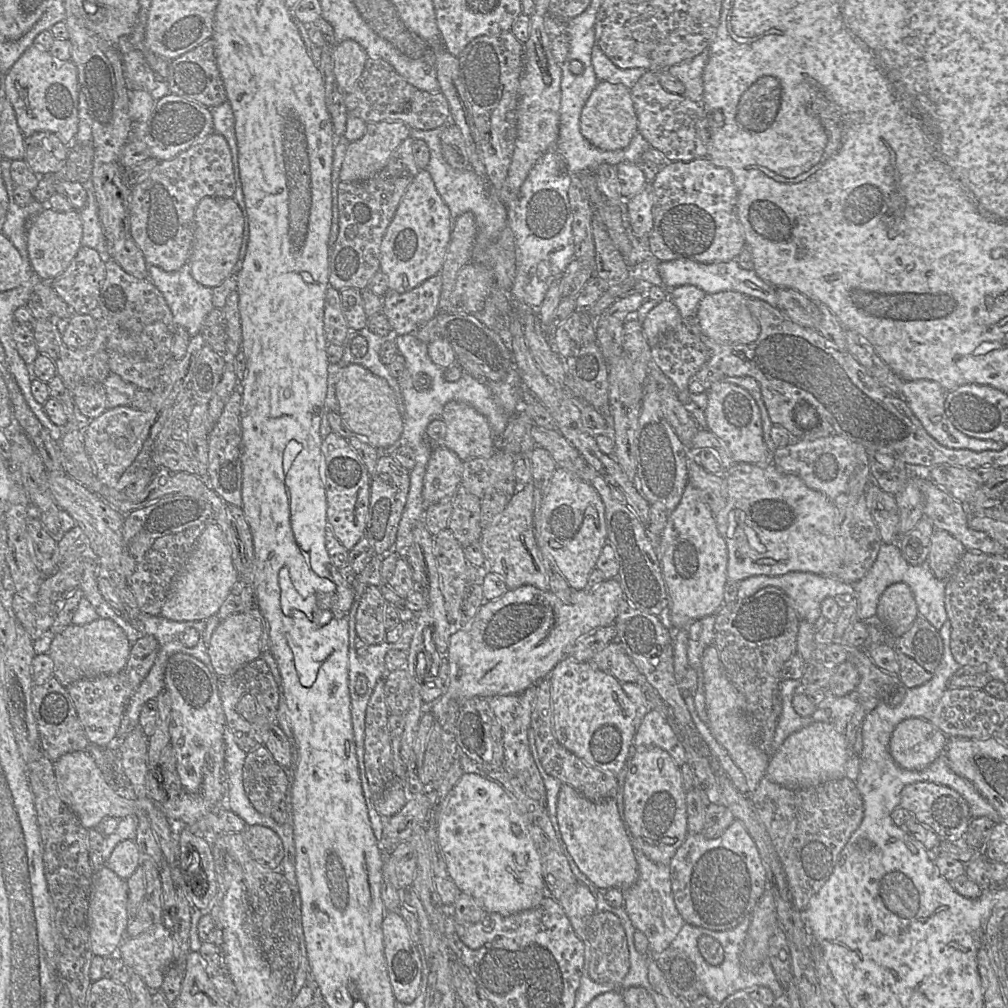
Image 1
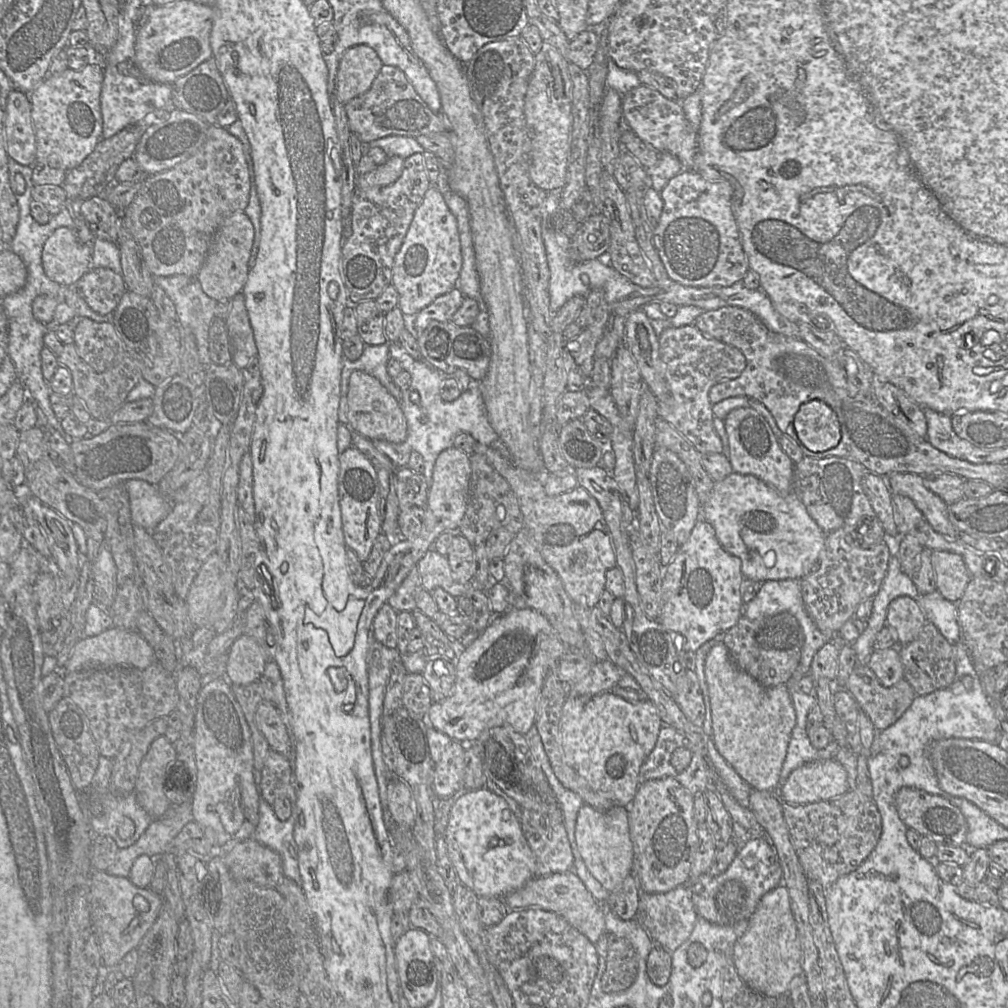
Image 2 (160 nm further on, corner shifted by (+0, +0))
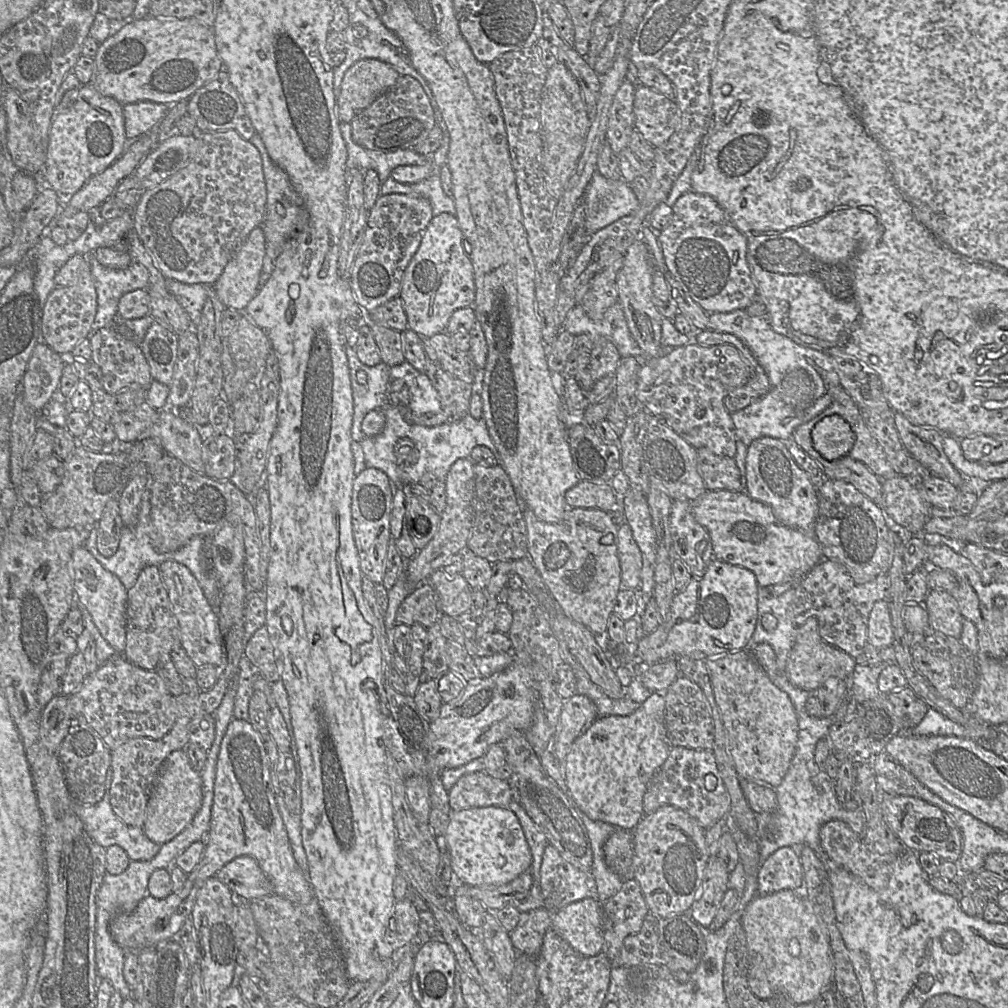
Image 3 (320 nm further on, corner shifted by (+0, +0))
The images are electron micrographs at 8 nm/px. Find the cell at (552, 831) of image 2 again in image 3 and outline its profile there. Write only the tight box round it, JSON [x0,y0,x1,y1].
[538,844,598,913]

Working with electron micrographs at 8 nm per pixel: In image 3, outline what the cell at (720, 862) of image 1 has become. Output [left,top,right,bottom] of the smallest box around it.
[757,847,803,895]

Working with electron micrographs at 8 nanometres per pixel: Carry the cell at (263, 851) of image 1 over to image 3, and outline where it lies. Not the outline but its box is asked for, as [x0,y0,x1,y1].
[216,856,273,902]

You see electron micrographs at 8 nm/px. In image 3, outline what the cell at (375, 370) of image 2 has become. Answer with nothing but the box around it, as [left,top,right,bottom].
[345,346,402,442]

